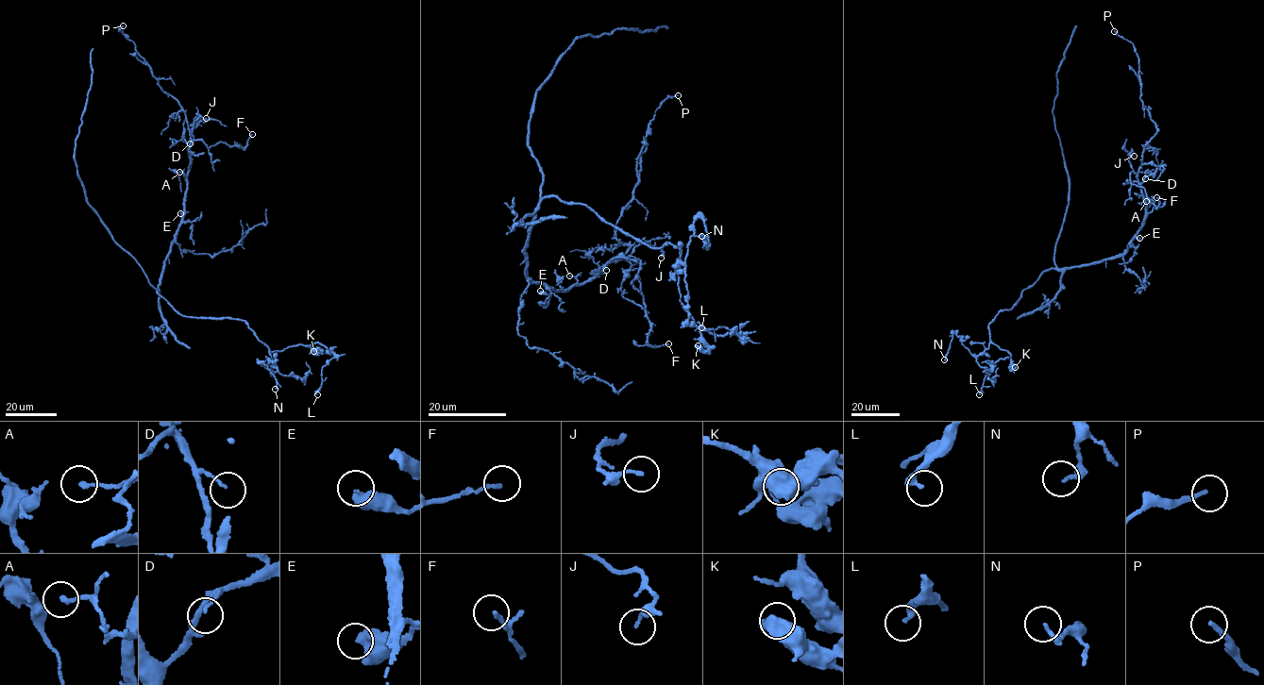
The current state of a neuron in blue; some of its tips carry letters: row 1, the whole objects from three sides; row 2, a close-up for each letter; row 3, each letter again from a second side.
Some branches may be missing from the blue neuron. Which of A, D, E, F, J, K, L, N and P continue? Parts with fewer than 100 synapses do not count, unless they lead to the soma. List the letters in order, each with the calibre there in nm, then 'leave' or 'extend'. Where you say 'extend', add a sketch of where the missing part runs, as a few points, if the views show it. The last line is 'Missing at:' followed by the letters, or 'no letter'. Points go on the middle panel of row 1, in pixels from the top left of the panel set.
A: 120 nm | leave
D: 90 nm | leave
E: 550 nm | leave
F: 150 nm | leave
J: 130 nm | leave
K: 150 nm | leave
L: 260 nm | leave
N: 170 nm | leave
P: 160 nm | leave
Missing at: no letter

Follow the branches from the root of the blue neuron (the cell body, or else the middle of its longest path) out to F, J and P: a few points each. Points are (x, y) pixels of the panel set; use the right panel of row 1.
F: (1091, 263), (1117, 258), (1141, 226), (1146, 202), (1137, 175), (1129, 173), (1156, 207), (1156, 197)
J: (1091, 263), (1117, 258), (1141, 226), (1146, 202), (1129, 162), (1133, 151), (1129, 153), (1134, 156)
P: (1091, 263), (1117, 258), (1141, 226), (1137, 172), (1157, 131), (1140, 98), (1133, 44), (1114, 31)

